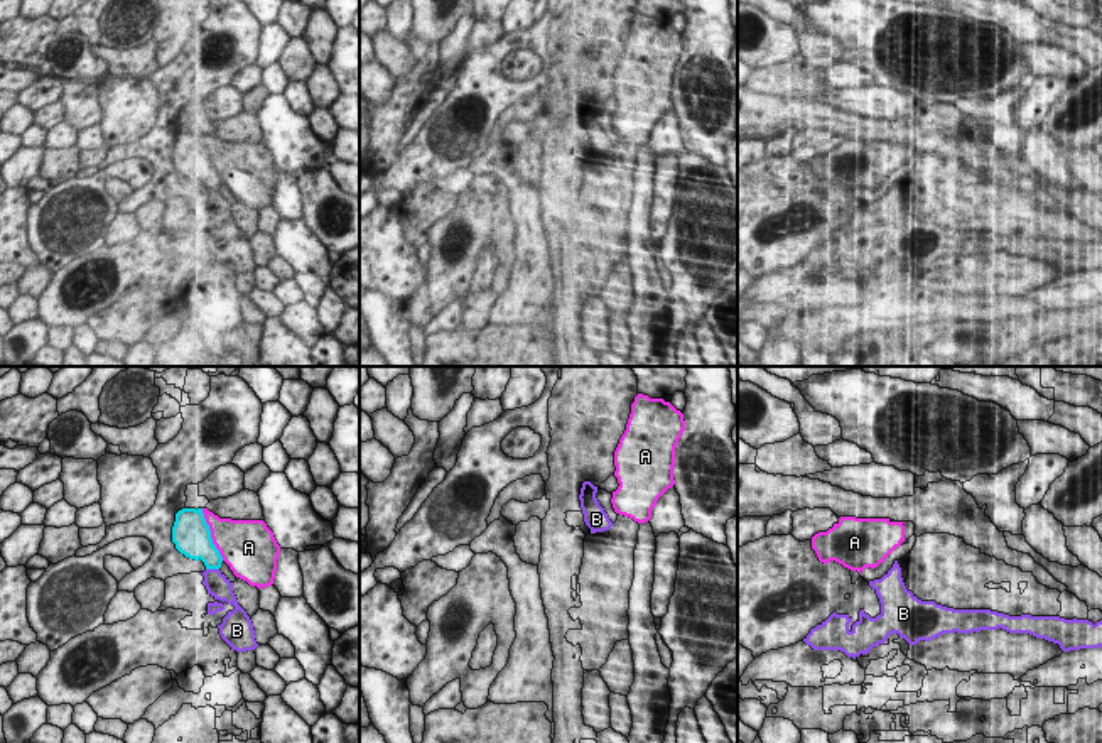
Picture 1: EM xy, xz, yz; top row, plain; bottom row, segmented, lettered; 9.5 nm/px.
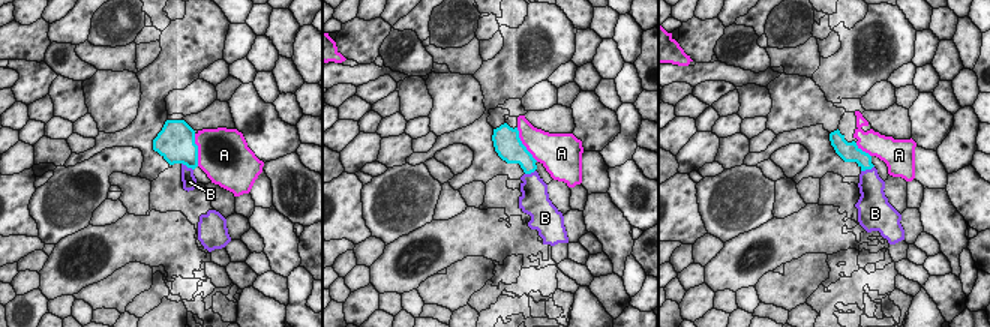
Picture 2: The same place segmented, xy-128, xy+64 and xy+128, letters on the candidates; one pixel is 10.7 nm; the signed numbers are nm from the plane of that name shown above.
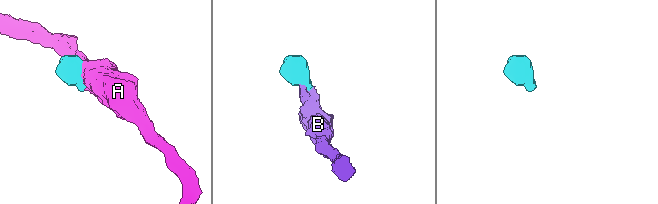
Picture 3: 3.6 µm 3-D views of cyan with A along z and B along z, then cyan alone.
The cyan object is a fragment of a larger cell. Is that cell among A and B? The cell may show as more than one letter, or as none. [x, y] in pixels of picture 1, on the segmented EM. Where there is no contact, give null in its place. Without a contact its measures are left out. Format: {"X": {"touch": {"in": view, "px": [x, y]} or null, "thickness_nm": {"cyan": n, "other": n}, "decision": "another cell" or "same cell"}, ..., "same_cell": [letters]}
{"A": {"touch": {"in": "xy", "px": [210, 534]}, "thickness_nm": {"cyan": 360, "other": 380}, "decision": "another cell"}, "B": {"touch": {"in": "xy", "px": [213, 568]}, "thickness_nm": {"cyan": 260, "other": 220}, "decision": "same cell"}, "same_cell": ["B"]}

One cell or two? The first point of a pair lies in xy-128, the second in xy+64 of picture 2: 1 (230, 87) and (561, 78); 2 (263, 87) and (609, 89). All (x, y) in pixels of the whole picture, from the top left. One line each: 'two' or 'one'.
1: two
2: one

